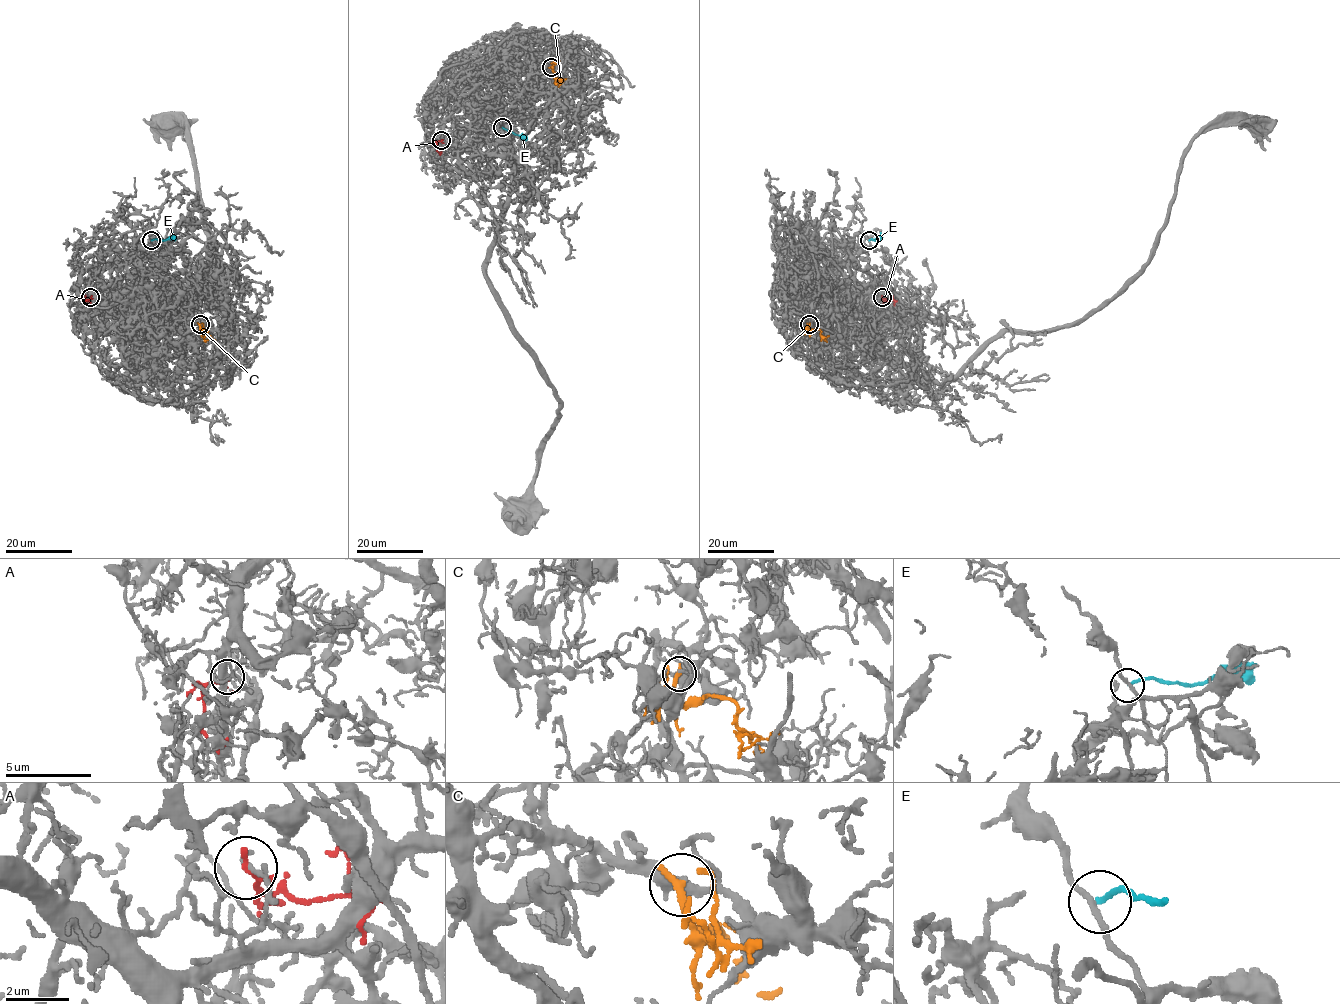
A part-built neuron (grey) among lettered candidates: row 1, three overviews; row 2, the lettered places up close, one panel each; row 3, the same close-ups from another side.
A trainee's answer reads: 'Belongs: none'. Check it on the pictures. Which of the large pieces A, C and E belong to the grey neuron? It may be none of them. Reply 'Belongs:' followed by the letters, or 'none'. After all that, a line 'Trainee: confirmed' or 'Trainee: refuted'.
Belongs: none
Trainee: confirmed

